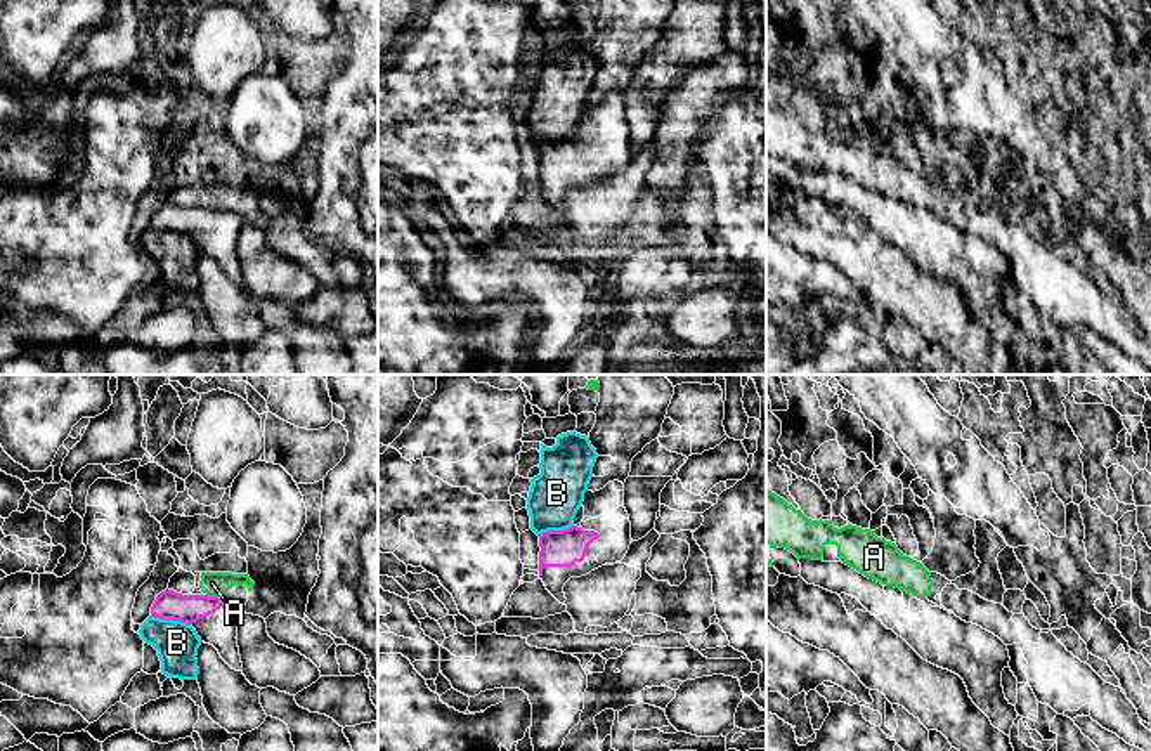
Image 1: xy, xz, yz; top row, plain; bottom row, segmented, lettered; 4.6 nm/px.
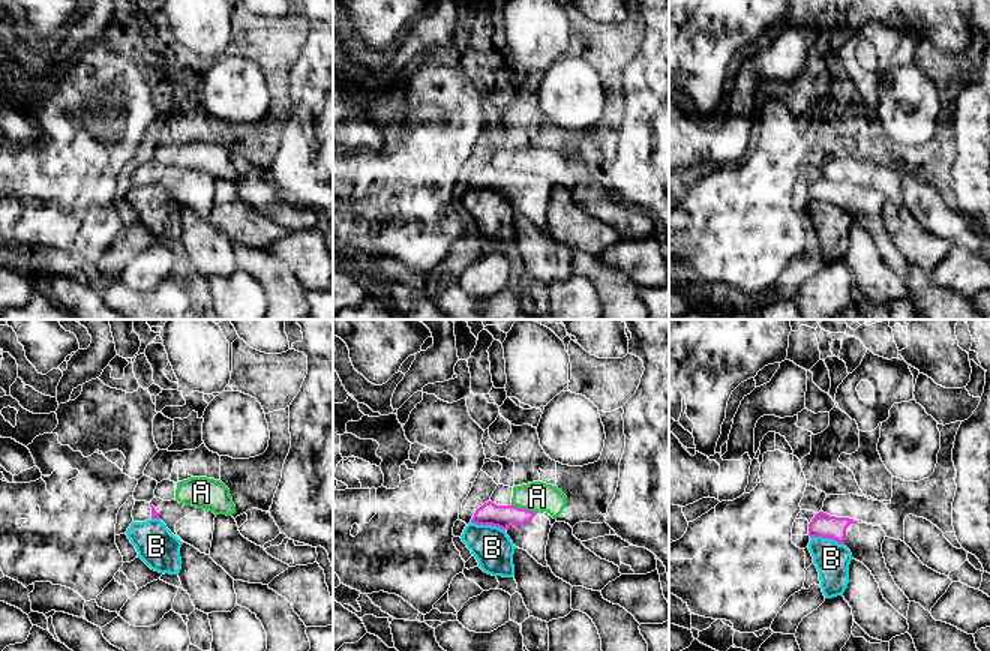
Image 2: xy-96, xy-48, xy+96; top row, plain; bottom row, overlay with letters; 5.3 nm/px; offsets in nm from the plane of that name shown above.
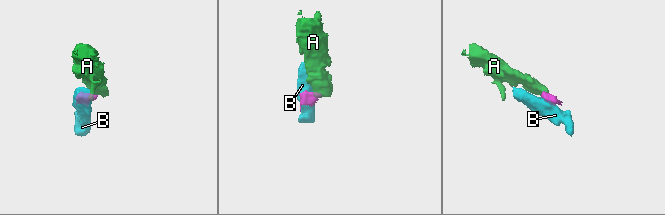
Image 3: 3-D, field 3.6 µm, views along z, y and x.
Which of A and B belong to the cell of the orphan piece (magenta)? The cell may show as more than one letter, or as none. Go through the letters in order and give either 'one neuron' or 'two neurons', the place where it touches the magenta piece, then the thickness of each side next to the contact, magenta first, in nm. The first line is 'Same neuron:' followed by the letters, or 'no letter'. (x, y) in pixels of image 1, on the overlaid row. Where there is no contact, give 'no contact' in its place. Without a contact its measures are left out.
Same neuron: no letter
A: two neurons | xy (212, 597) | 140/110 nm
B: two neurons | xy (170, 618) | 140/200 nm

